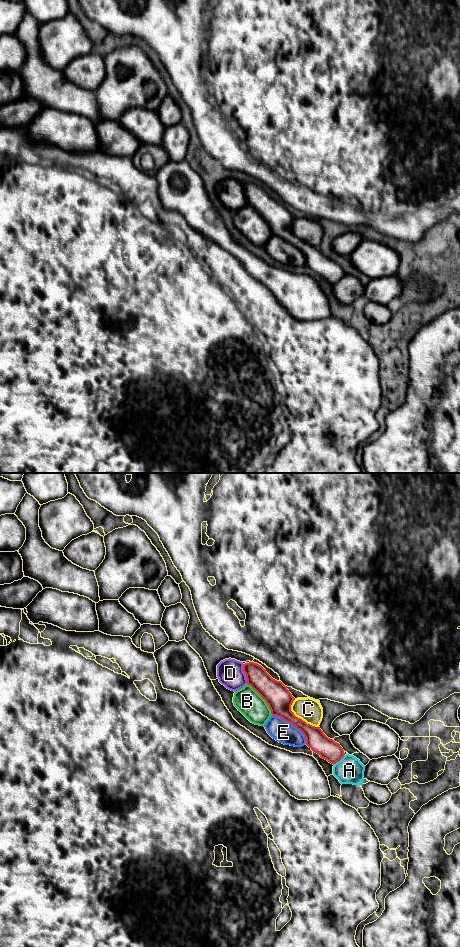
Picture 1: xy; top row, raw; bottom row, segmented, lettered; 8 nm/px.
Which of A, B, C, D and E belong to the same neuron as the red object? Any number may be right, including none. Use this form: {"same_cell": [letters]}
{"same_cell": []}

